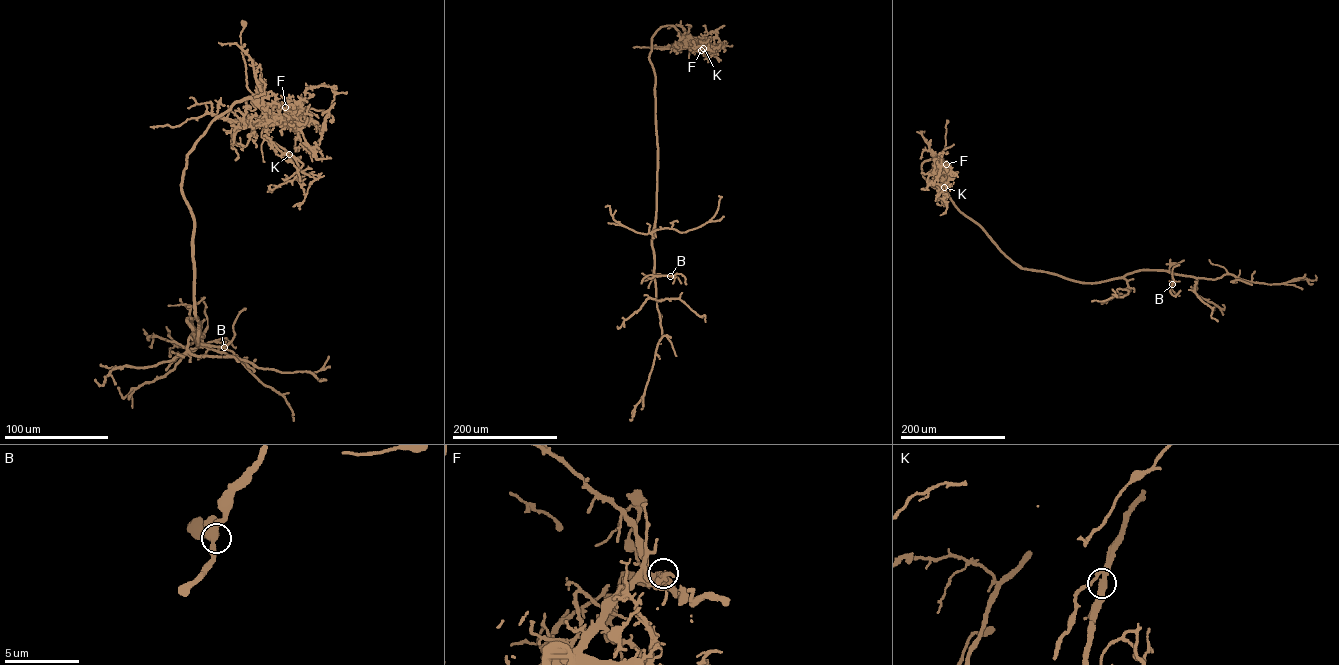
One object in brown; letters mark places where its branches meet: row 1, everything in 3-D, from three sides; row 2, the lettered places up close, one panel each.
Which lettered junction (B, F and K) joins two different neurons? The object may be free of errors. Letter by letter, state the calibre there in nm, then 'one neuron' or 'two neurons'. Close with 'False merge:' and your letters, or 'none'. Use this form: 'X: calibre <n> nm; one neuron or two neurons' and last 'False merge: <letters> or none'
B: calibre 480 nm; one neuron
F: calibre 240 nm; two neurons
K: calibre 280 nm; one neuron
False merge: F

